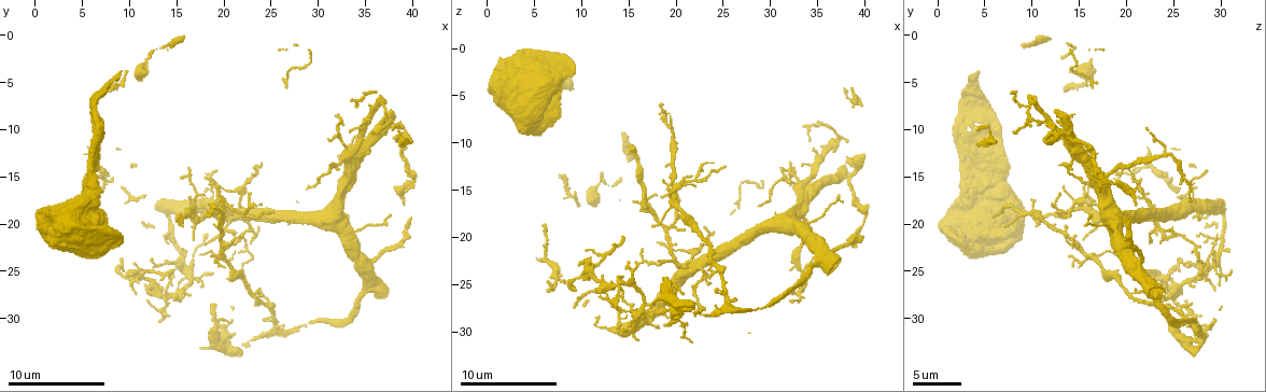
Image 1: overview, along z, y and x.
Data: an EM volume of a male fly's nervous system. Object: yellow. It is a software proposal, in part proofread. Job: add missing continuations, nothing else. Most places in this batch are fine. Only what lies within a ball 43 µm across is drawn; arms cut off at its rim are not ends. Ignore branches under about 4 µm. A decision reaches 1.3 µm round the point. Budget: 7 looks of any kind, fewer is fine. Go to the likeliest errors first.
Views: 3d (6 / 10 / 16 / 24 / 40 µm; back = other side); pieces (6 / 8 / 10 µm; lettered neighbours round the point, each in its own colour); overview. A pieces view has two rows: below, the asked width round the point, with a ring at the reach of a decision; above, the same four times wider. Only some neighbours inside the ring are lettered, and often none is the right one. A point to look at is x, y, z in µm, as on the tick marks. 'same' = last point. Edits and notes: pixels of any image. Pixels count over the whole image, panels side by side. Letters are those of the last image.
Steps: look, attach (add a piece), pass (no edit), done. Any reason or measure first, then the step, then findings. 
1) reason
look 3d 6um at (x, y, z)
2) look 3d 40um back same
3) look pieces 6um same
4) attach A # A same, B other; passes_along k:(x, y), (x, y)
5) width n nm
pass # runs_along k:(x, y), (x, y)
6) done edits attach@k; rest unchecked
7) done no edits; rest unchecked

thin end
look 3d 6um at (16.2, 17.4, 21.4)

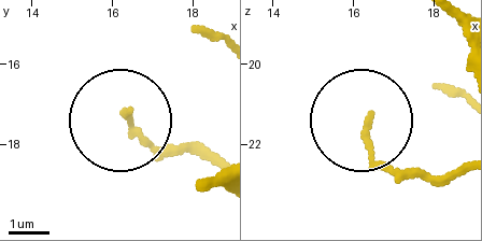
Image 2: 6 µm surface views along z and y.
what lies round it
look pieces 8um at (16.40, 17.15, 21.30)

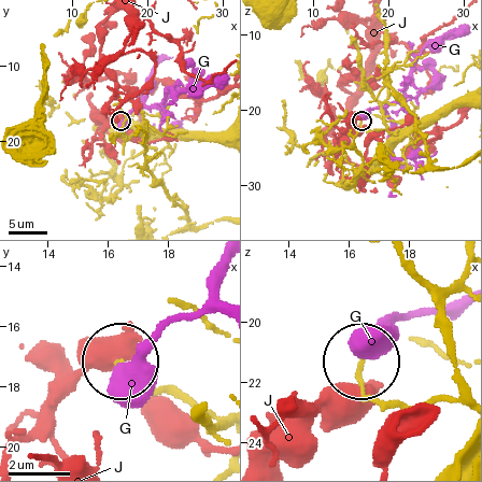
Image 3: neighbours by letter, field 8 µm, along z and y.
width 140 nm
pass # G other, J other; none of them fits

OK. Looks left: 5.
branch stops here
look pieces 6um at (18.6, 19.0, 5.8)

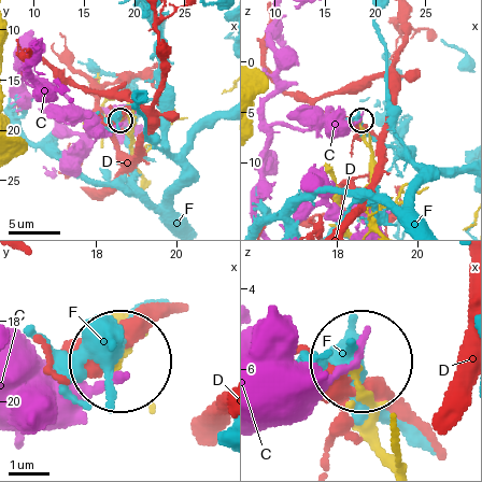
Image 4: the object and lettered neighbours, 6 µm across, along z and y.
pass # C other, D other, F other; no lettered piece goes on from it

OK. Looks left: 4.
long arm stops here
look pieces 6um at (14.2, 25.0, 20.0)

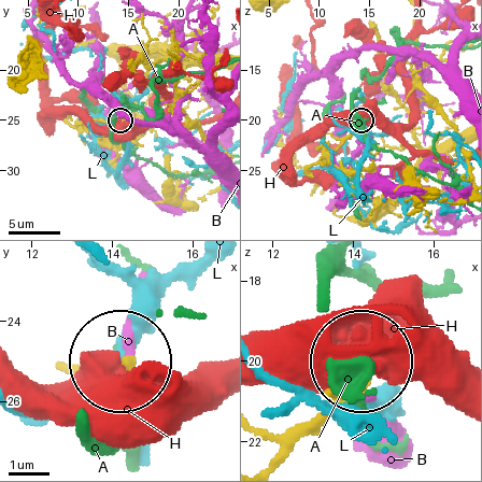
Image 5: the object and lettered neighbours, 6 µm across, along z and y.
pass # A other, B other, H other, L other; no lettered piece goes on from it

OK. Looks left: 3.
done no edits; rest unchecked

